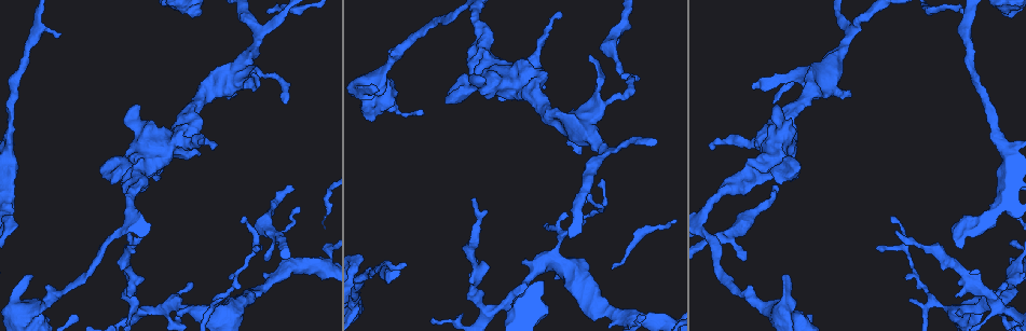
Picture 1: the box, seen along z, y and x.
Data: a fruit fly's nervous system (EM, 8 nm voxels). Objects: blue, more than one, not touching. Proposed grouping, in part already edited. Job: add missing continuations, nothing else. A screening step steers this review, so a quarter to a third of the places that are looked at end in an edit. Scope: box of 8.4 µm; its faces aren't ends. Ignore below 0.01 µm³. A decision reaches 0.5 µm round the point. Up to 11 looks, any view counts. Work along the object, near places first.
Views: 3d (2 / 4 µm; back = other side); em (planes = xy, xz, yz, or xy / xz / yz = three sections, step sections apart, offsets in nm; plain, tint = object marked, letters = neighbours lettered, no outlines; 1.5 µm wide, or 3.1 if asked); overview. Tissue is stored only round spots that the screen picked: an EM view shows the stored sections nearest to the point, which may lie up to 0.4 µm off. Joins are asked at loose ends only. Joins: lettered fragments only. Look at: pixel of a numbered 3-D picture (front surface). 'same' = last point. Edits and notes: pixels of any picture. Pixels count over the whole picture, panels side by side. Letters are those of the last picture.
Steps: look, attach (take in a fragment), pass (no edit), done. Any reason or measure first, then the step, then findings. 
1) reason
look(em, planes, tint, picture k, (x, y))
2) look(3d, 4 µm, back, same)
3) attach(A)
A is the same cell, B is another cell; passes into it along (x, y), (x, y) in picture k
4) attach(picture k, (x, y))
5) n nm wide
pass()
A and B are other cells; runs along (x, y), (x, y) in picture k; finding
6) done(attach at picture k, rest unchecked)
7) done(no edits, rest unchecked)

look(em, yz, step 8, plain, picture 1, (774, 188))

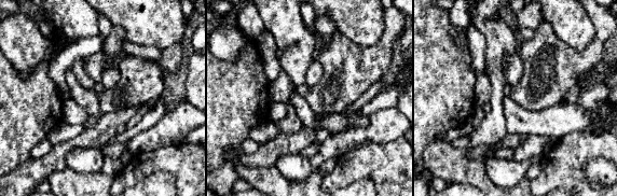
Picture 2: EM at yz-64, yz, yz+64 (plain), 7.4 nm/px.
look(em, yz, step 8, letters, same)

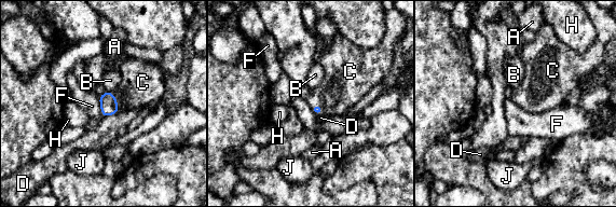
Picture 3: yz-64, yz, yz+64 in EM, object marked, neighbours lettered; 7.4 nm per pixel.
attach(picture 3, (142, 82))
C is the same cell, A, B, D, F, H and J are other cells; the cell continues

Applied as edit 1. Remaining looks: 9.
branch stops here
look(em, planes, letters, picture 1, (214, 141))

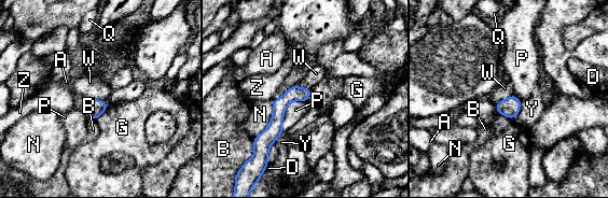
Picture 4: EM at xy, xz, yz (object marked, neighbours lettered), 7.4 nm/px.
pass()
A, B, D, G, N, P, Q, W, Y and Z are other cells; runs along (306, 92), (278, 108), (263, 143) in picture 4; none of them fits

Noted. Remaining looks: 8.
free end
look(3d, 2 µm, back, picture 1, (377, 92))

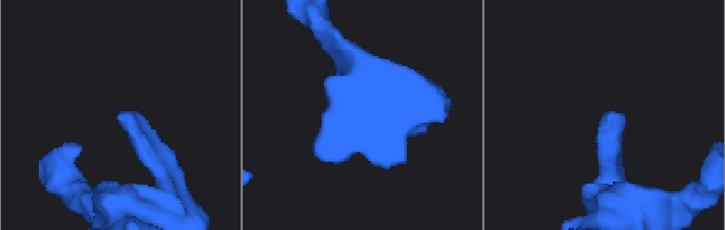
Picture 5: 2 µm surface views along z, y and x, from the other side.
now the EM
look(em, planes, tint, picture 5, (609, 117))

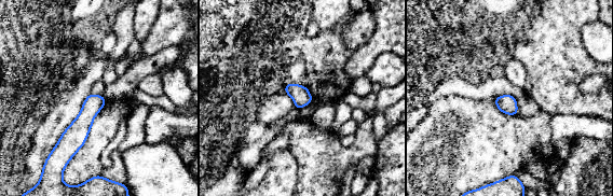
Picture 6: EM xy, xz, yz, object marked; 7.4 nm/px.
look(em, planes, letters, same)

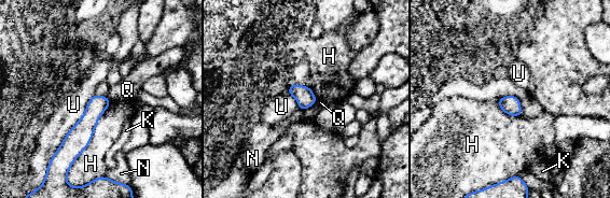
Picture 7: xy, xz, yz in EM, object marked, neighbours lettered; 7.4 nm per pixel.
140 nm wide; H touches over 600 nm
pass()
H, K, N, Q and U are other cells; none of them fits

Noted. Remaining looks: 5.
thin end
look(3d, 2 µm, picture 1, (189, 283))

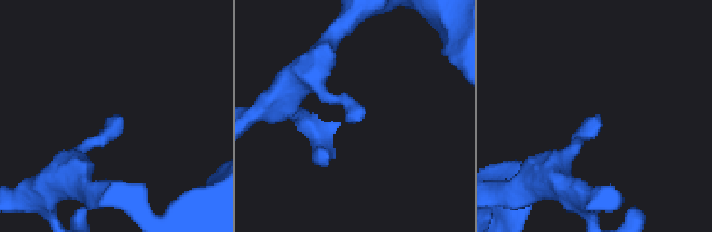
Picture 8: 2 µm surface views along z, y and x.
shape alone is not enough
look(em, planes, tint, picture 8, (357, 120))

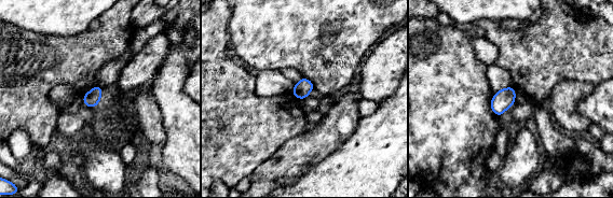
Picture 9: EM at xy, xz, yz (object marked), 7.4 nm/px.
see the neighbours
look(em, planes, letters, same)

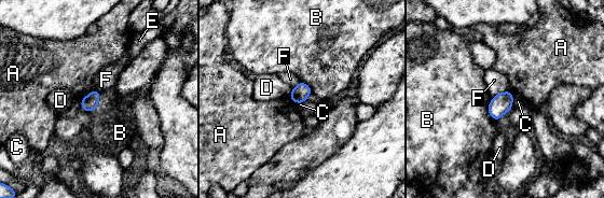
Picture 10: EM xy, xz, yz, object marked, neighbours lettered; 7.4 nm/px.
120 nm wide; B touches over 180 nm
pass()
A, B, C, D, E and F are other cells; no lettered fragment goes on from it

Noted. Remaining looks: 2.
thin end
look(em, xy, step 4, letters, picture 1, (61, 34))

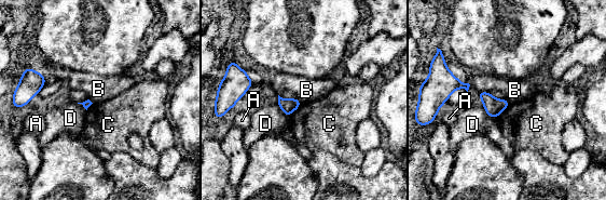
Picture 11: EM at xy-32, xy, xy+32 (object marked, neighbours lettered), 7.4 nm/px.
another direction
look(em, planes, letters, same)

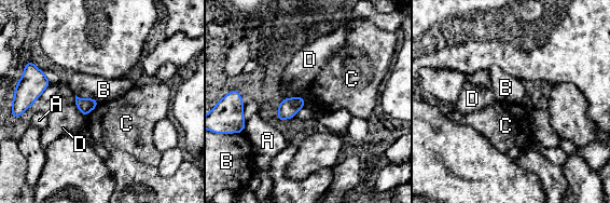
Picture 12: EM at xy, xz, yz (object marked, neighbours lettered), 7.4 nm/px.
110 nm wide
pass()
A, B, C and D are other cells; border along (99, 103), (86, 117) in picture 12; no lettered fragment goes on from it

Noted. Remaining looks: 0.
done(attach at picture 3, rest unchecked)

